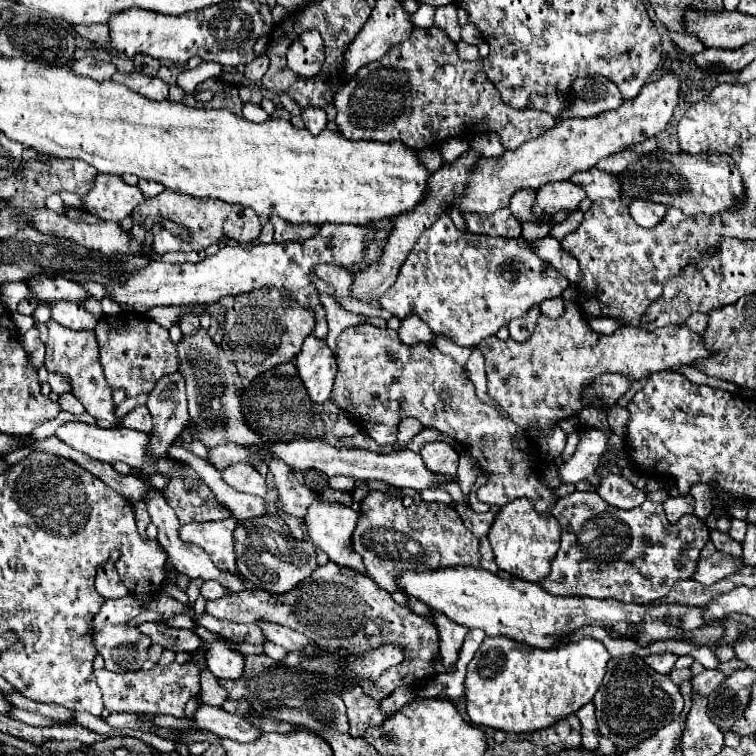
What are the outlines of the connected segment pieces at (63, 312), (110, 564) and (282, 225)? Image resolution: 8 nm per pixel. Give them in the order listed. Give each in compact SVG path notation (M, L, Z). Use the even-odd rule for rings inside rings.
M51 303L51 309L51 319L73 331L93 331L103 317L75 303Z
M114 550L111 557L105 565L101 565L101 569L97 569L97 577L95 577L95 589L105 597L105 599L119 599L129 595L127 587L123 585L123 581L119 579L117 571L115 571L115 562L120 557L120 551Z
M271 217L271 223L275 227L275 241L279 241L279 243L281 241L303 241L303 239L309 239L319 229L319 227L305 225L305 223L299 223L299 225L285 223L283 219L277 219L277 217Z

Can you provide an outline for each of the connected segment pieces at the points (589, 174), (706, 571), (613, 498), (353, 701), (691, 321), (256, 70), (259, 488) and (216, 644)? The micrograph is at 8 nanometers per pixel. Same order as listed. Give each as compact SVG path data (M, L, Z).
M593 167L593 171L585 171L581 175L573 175L575 183L581 183L587 189L587 197L591 201L599 201L599 199L613 199L619 201L621 199L621 183L619 177L609 175L607 171L601 171L597 167Z
M717 551L711 557L701 559L701 563L697 565L697 575L693 577L703 585L713 585L729 575L739 573L743 567L745 567L743 557L731 557L731 555Z
M605 473L599 479L597 493L613 507L621 509L633 509L645 501L645 495L635 489L633 483L629 483L625 477L615 473Z
M351 687L343 689L343 697L347 715L349 715L349 725L351 725L351 735L353 737L363 737L365 729L371 725L381 725L385 715L379 711L377 701L373 701L369 695L363 693L361 687Z
M693 313L693 315L689 315L689 319L685 321L685 325L687 325L691 331L703 335L703 331L705 331L705 327L707 327L707 315Z
M263 53L263 55L257 55L257 57L247 65L245 77L247 77L251 83L259 83L261 77L265 75L267 67L269 67L269 57L267 57L265 53Z
M237 463L231 467L225 467L219 471L223 481L231 487L235 487L241 493L251 493L251 495L259 495L265 497L265 479L249 465L249 463Z
M223 639L209 643L209 649L205 649L205 663L209 671L221 679L239 679L243 673L243 655L231 651Z

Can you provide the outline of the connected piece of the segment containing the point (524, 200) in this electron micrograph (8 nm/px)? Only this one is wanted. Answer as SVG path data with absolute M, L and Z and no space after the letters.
M521 189L521 191L517 191L517 193L513 195L509 209L513 211L513 215L515 215L521 223L533 222L539 223L539 225L551 223L551 219L553 219L551 215L547 215L547 213L541 215L541 217L535 215L535 211L533 211L535 197L537 197L537 191L533 191L533 189Z

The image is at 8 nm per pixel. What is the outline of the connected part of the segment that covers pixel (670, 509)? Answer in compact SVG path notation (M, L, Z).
M679 495L679 497L669 497L669 499L663 503L663 507L665 507L667 519L669 519L671 523L677 523L681 515L693 513L695 499L693 499L691 495L687 495L687 497L683 497L683 495Z

